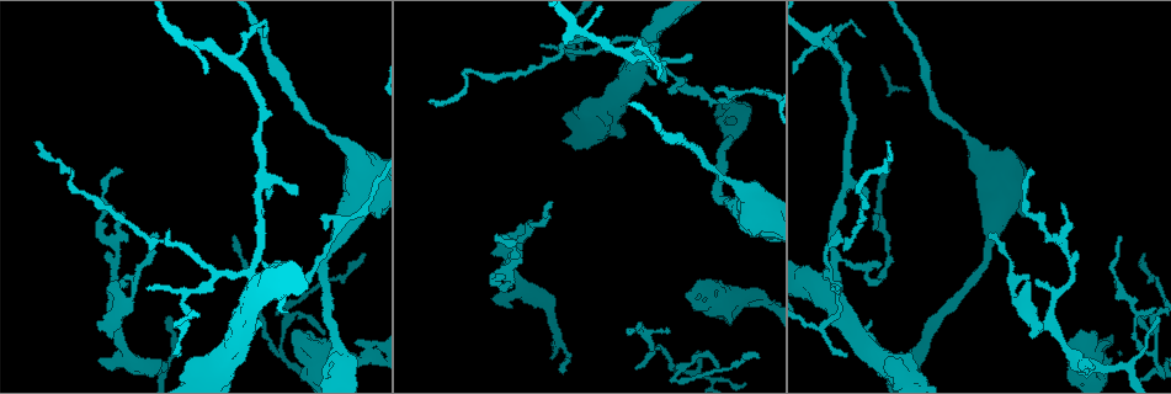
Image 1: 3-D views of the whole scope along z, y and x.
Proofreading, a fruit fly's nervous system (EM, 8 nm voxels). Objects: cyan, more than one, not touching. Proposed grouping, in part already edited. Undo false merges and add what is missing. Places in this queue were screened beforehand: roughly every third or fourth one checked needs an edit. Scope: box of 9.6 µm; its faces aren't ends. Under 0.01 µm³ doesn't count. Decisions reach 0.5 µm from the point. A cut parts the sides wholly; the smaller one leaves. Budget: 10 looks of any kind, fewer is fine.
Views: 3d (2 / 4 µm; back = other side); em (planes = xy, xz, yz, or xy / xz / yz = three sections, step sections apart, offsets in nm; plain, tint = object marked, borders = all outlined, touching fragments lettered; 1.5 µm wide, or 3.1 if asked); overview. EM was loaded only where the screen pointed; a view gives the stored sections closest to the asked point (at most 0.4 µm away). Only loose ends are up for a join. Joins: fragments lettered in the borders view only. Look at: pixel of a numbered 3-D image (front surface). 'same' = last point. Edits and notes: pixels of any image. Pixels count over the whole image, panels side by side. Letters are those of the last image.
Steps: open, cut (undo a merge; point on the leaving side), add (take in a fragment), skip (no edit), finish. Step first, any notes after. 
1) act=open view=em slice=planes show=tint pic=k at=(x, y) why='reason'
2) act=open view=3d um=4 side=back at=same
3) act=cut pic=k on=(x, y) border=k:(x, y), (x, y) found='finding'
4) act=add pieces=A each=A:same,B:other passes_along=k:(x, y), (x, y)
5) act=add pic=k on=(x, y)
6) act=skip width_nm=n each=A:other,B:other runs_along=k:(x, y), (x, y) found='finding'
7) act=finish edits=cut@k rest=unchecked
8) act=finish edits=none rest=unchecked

act=open view=3d um=2 pic=1 at=(630, 332) why='tapers out'

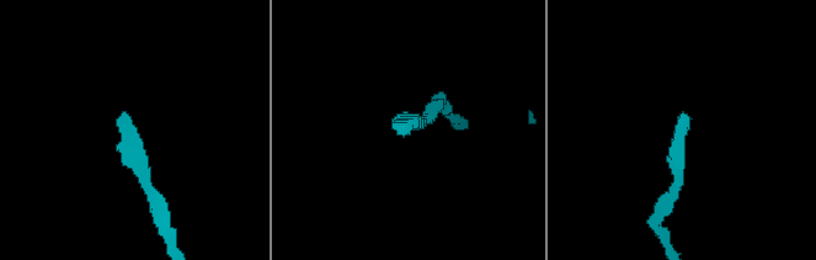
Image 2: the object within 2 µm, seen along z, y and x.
act=open view=em slice=xy step=8 show=borders pic=2 at=(401, 123) why='need the tissue'

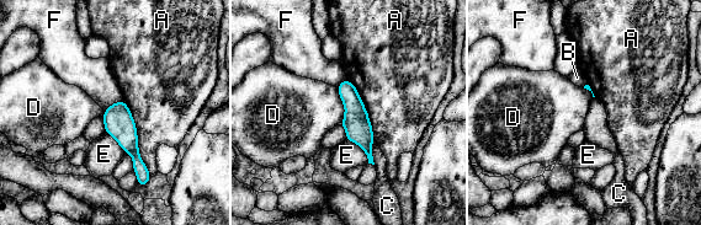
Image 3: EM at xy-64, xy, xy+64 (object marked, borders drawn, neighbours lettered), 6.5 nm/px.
act=open view=em slice=planes show=borders at=same

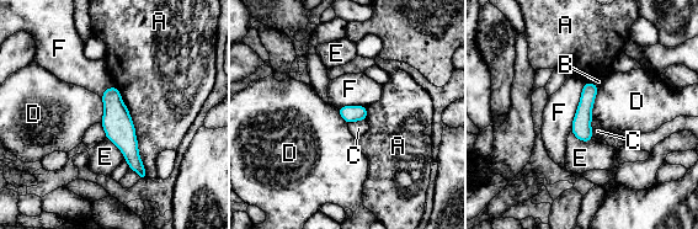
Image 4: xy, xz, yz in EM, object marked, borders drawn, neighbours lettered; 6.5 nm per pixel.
act=skip each=A:other,B:other,C:other,D:other,E:other,F:other runs_along=4:(111, 90), (118, 128), (143, 175) found='no lettered fragment goes on from it'

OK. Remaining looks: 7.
act=open view=3d um=4 pic=1 at=(1051, 324) why='three-way junction'

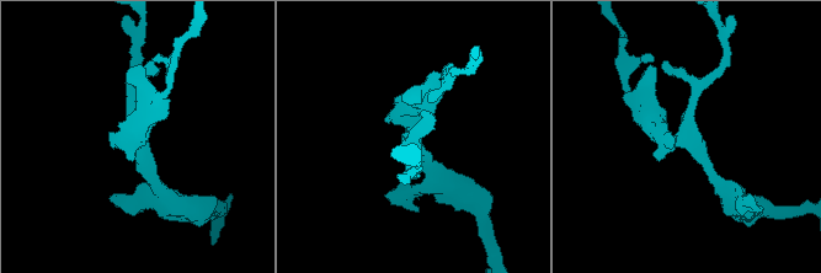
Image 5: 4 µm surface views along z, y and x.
act=open view=em slice=planes show=borders pic=5 at=(692, 130) arms=3 arm_widths_nm=200,200,340

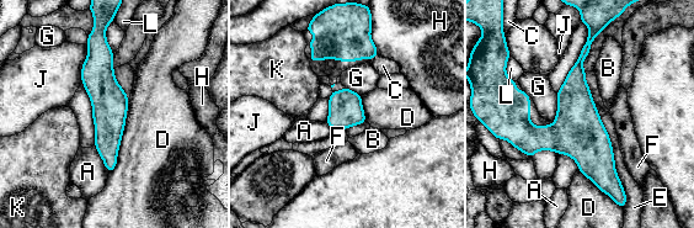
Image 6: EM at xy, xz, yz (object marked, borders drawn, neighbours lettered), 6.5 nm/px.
act=skip width_nm=220 each=A:other,B:other,C:other,D:other,E:other,F:other,G:other,H:other,J:other,K:other,L:other border=6:(594, 104), (624, 190) found='all the same cell'

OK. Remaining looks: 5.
act=open view=3d um=4 pic=1 at=(822, 323) why='branch point'

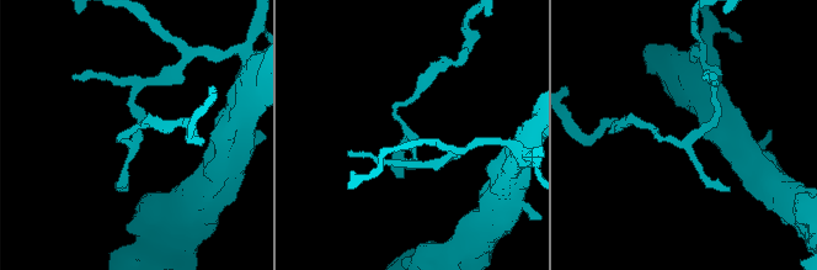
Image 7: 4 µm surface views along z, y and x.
act=open view=em slice=xz step=4 show=tint pic=7 at=(136, 142)

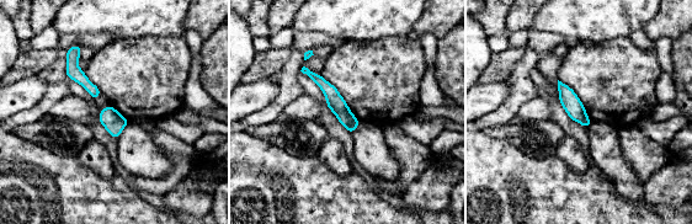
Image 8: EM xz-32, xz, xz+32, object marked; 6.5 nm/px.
act=open view=em slice=planes show=borders at=same

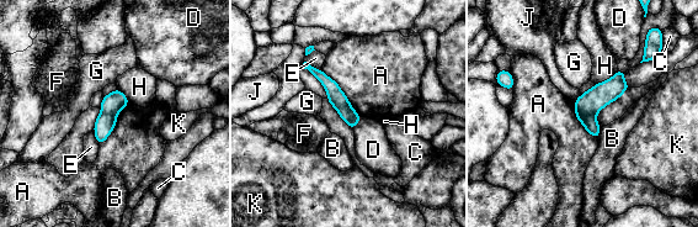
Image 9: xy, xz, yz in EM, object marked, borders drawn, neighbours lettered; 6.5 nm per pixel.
act=cut pic=9 on=(590, 122) each=A:other,B:other,C:other,D:other,E:other,F:other,G:other,H:other,J:other,K:other part_leaving=9:(313, 70), (345, 101) found='two cells meet here'

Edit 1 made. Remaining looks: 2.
act=open view=em slice=planes show=borders pic=1 at=(326, 228)

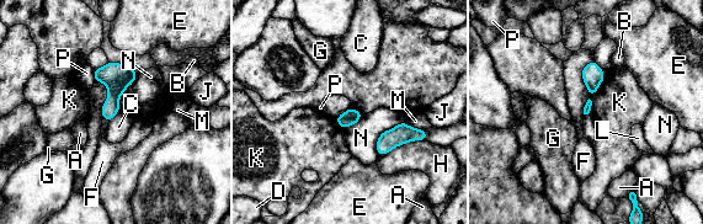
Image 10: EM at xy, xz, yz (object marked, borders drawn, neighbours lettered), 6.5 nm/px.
act=skip each=A:other,B:other,C:other,D:other,E:other,F:other,G:other,H:other,J:other,K:other,L:other,M:other,N:other,P:other border=10:(118, 111), (110, 121) found='no lettered fragment goes on from it'

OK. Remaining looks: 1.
act=finish edits=cut@9 rest=unchecked

